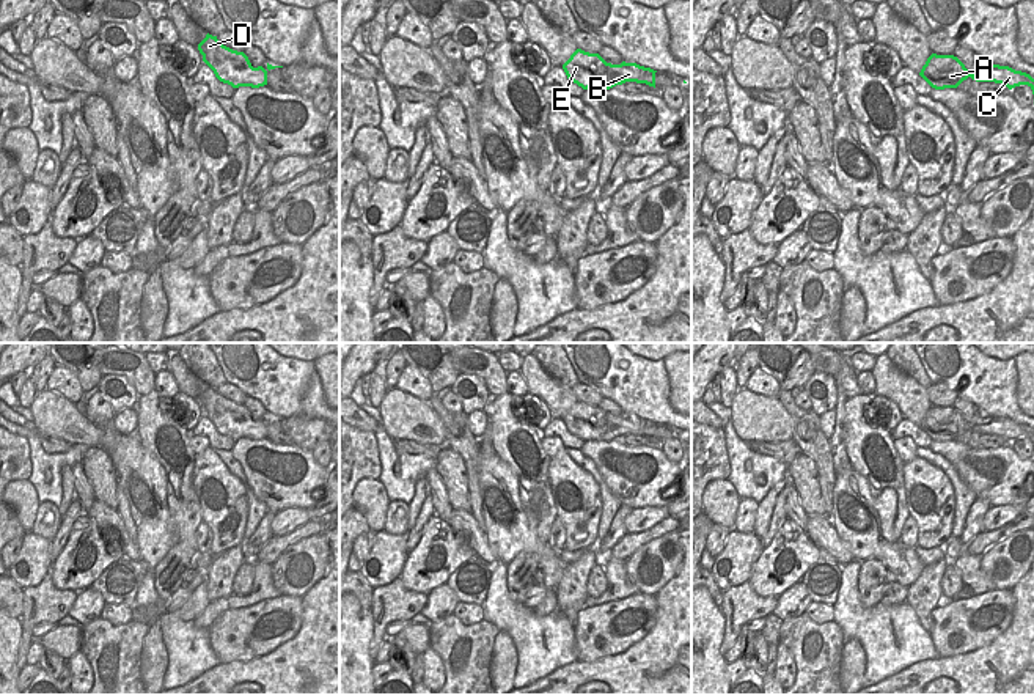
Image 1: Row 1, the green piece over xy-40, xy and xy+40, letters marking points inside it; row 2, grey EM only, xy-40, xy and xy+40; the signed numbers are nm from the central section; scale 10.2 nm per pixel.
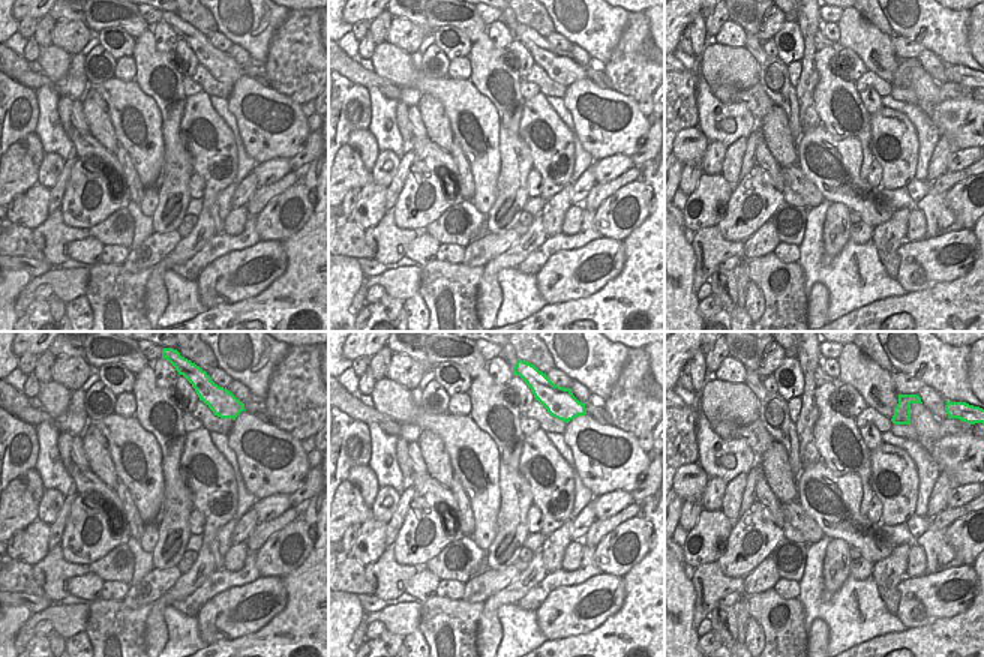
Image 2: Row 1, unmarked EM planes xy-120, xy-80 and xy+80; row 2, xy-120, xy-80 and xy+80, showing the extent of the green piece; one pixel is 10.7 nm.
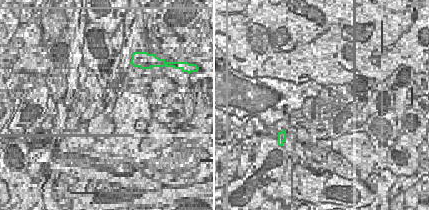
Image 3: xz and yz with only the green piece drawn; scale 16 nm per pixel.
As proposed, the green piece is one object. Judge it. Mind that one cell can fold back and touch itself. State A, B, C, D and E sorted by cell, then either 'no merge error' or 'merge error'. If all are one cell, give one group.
A B C D E; no merge error

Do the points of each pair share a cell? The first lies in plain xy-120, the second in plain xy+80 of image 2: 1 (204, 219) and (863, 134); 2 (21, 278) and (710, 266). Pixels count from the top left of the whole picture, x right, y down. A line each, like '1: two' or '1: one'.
1: two
2: two

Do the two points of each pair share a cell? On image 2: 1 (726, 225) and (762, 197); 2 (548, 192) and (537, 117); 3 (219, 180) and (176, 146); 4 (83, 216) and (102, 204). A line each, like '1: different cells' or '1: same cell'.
1: same cell
2: same cell
3: different cells
4: same cell

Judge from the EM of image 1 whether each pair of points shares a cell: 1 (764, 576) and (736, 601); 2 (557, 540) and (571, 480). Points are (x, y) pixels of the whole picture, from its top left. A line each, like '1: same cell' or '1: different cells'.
1: different cells
2: different cells

